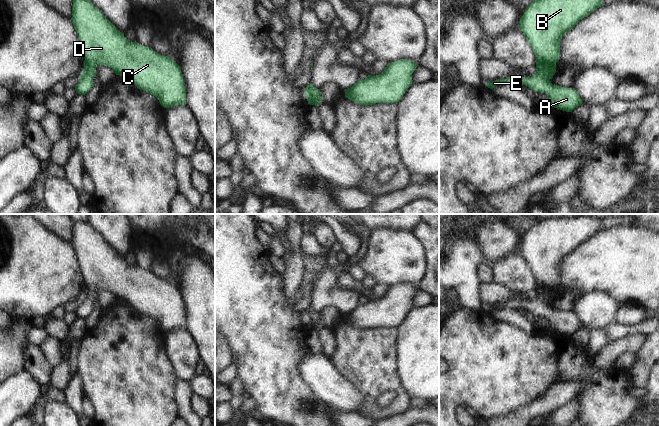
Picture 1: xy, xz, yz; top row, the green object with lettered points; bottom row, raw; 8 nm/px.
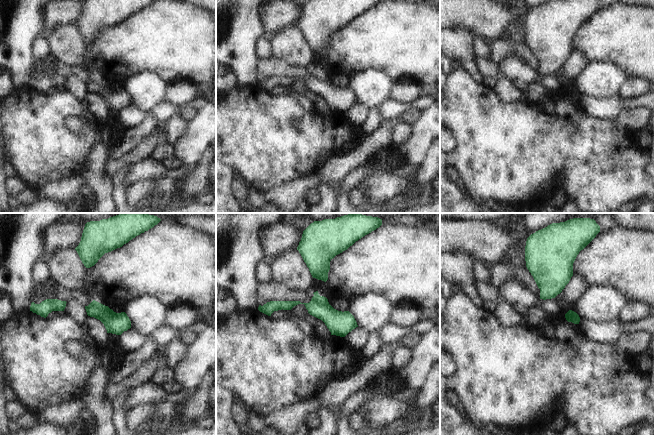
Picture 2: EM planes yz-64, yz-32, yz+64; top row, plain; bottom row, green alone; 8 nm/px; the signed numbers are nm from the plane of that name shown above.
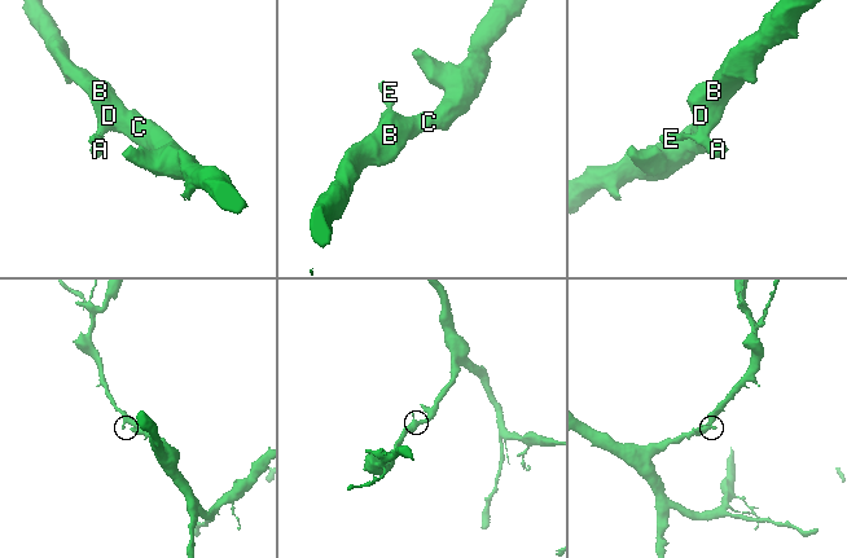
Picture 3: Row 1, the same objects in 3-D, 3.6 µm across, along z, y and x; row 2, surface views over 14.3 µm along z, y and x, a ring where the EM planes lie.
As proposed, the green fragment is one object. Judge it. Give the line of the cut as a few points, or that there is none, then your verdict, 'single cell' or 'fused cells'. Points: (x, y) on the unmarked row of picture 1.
no cut | single cell

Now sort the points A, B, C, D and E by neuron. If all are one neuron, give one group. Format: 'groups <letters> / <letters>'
groups A B C D E

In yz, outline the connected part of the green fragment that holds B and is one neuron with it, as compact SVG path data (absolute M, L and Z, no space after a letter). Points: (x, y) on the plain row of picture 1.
M585 217L542 220L533 225L520 242L519 251L535 278L536 296L529 302L512 299L502 304L498 303L489 306L485 309L490 313L493 313L502 306L506 306L511 310L525 309L534 316L545 317L550 330L566 336L572 336L583 327L577 315L574 312L553 309L550 305L556 297L556 287L561 281L560 265L564 258L570 255L580 244L603 229L604 227L600 220Z

